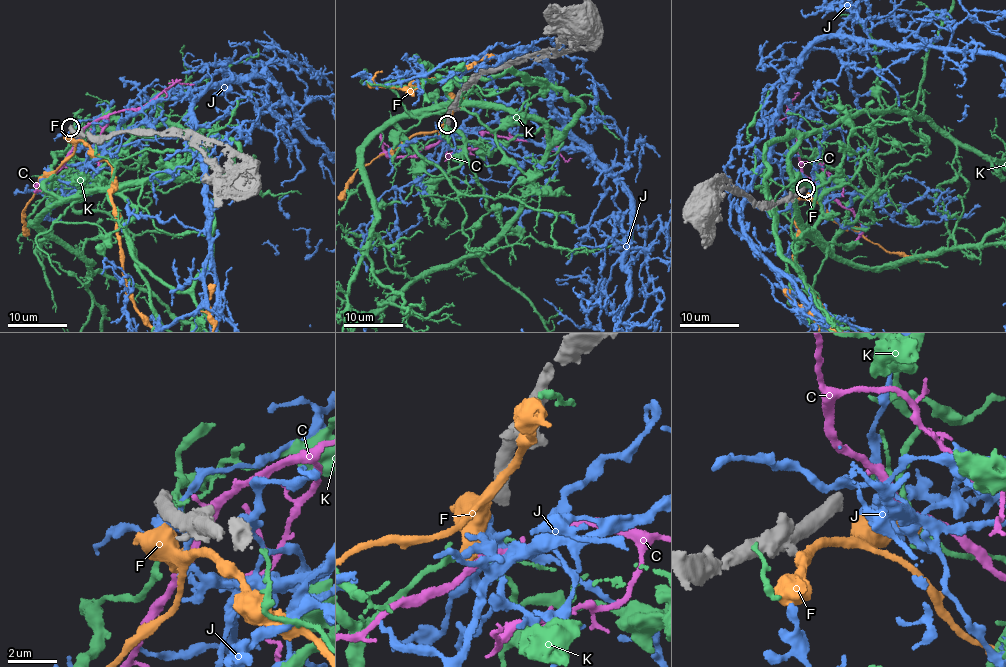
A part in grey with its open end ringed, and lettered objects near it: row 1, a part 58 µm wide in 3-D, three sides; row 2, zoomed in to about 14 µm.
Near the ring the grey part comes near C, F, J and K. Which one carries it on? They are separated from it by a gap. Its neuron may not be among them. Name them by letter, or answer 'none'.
none

